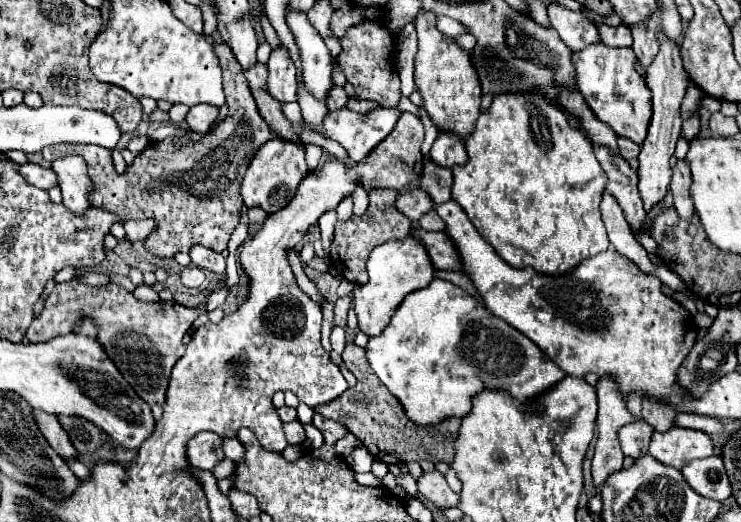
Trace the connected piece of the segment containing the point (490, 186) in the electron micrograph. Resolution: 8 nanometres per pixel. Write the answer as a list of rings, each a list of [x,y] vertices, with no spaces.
[[[532,90],[494,96],[490,108],[480,114],[474,132],[464,138],[464,144],[468,162],[452,168],[452,198],[510,266],[532,266],[542,274],[558,276],[610,246],[600,216],[606,174],[594,156],[592,142],[586,132],[574,128],[568,122],[568,114],[558,104],[550,102],[550,98],[542,96],[542,92]]]

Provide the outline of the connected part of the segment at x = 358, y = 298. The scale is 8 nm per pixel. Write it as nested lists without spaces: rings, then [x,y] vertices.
[[[410,232],[402,240],[388,240],[380,246],[376,246],[370,252],[368,258],[370,266],[368,276],[370,282],[364,286],[354,286],[354,302],[356,302],[356,314],[358,314],[358,326],[368,336],[382,334],[382,328],[390,324],[390,316],[402,304],[402,300],[420,288],[426,288],[434,280],[434,266],[430,266],[430,254],[426,248],[422,248],[422,242],[416,240],[416,236]]]

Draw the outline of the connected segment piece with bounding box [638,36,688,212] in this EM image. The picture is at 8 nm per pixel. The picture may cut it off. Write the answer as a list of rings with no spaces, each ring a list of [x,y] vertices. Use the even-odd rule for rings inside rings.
[[[658,36],[658,38],[660,38],[660,52],[654,58],[654,62],[650,64],[650,68],[646,68],[646,84],[652,90],[652,110],[654,110],[654,116],[652,116],[652,122],[650,122],[648,136],[646,136],[644,144],[642,144],[642,152],[638,156],[638,162],[640,162],[640,168],[638,168],[638,178],[640,178],[638,190],[640,190],[640,196],[642,196],[646,212],[654,204],[658,204],[664,198],[666,190],[668,190],[670,176],[672,176],[668,160],[674,154],[678,136],[682,134],[680,104],[682,104],[682,98],[686,94],[686,88],[688,88],[688,74],[686,74],[686,70],[682,66],[678,44],[666,40],[664,36]]]

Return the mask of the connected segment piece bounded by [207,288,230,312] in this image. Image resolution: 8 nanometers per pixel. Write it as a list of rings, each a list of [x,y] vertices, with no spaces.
[[[222,288],[218,290],[218,292],[214,292],[212,296],[209,296],[208,303],[207,303],[207,310],[208,312],[214,310],[214,308],[219,308],[226,302],[226,298],[230,293],[229,288]]]

